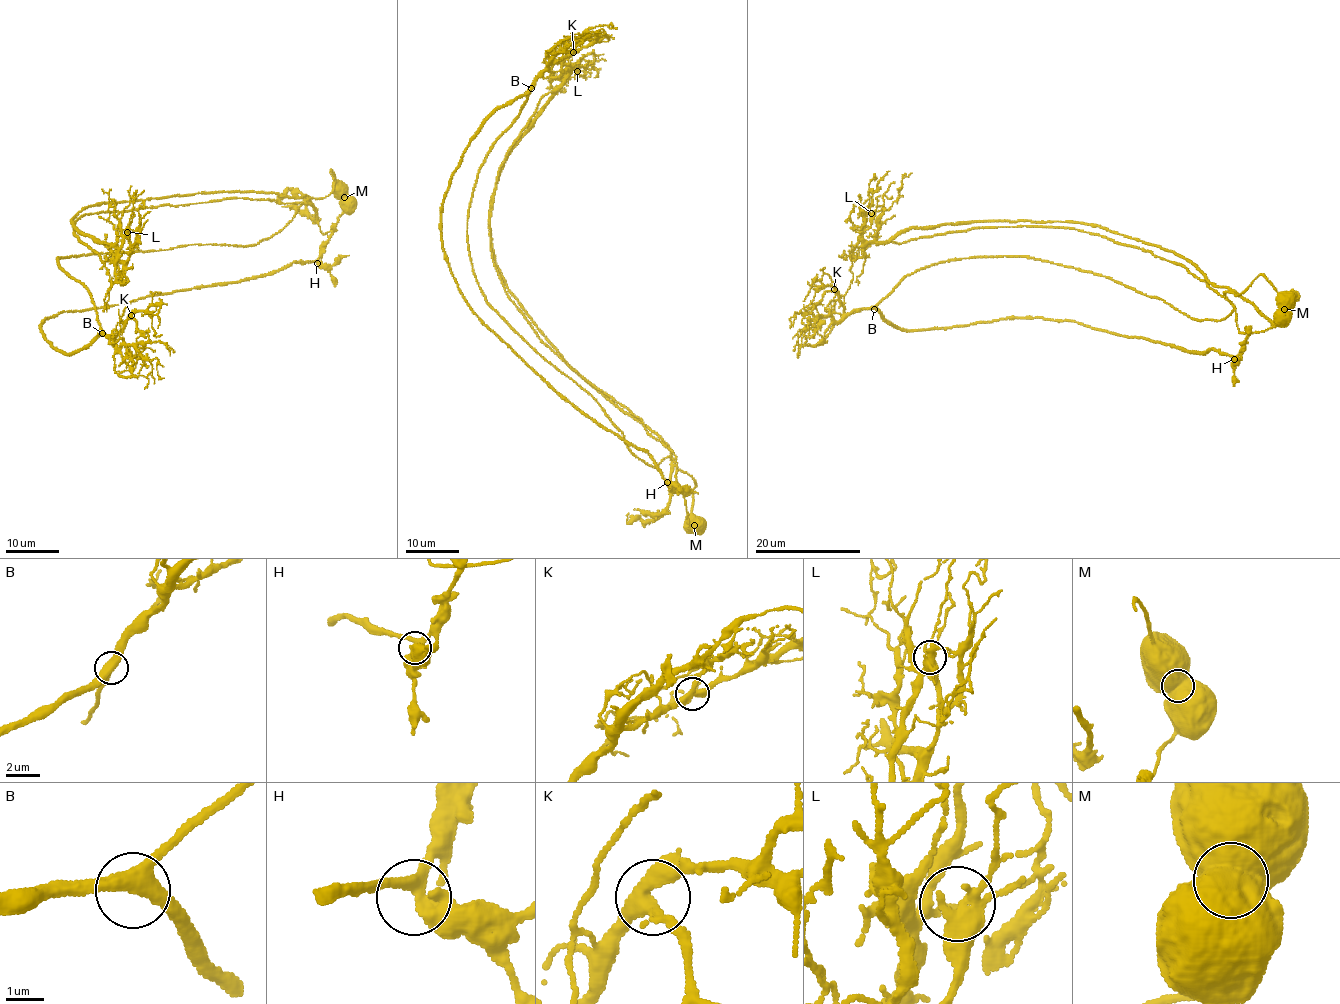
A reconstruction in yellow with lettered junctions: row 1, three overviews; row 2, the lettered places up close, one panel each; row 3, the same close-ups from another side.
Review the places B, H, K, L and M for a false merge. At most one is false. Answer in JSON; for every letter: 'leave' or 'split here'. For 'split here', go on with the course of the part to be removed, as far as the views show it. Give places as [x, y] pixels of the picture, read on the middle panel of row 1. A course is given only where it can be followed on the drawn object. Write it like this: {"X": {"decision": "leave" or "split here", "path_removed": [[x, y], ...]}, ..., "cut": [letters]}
{"B": {"decision": "leave"}, "H": {"decision": "leave"}, "K": {"decision": "leave"}, "L": {"decision": "leave"}, "M": {"decision": "split here"}, "cut": ["M"]}

